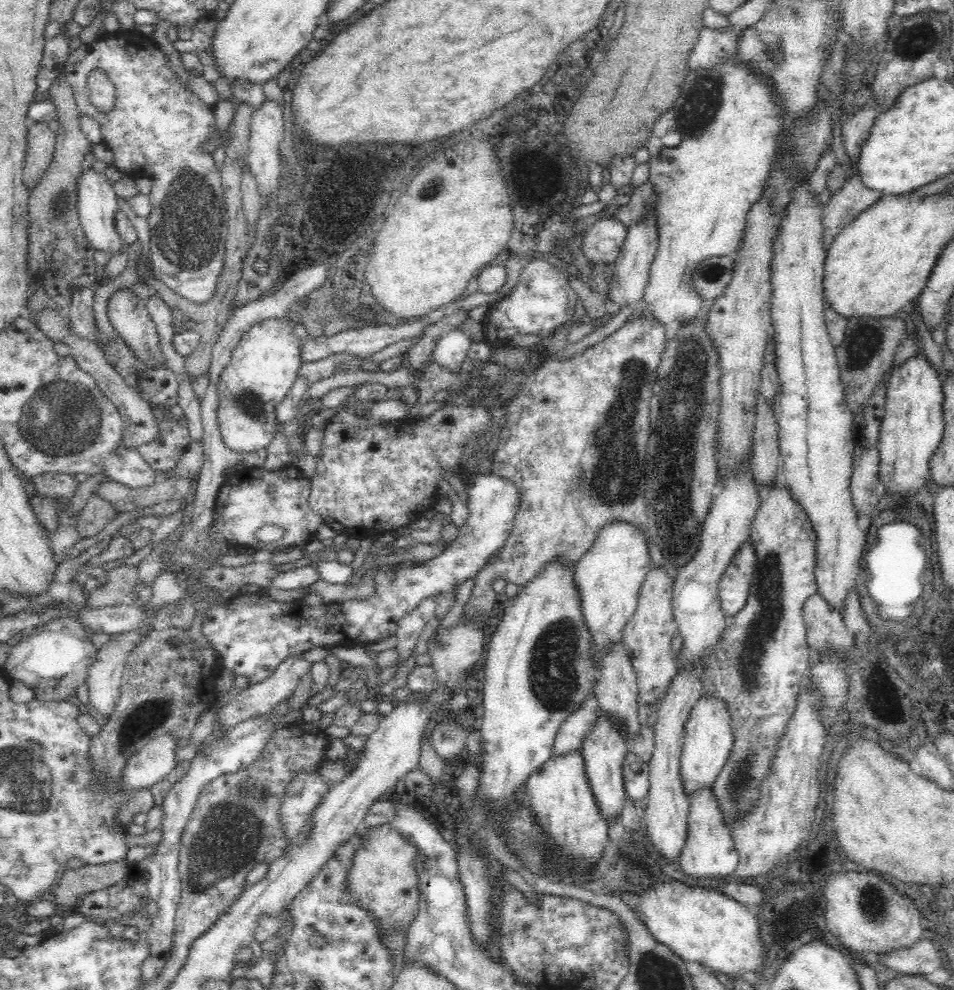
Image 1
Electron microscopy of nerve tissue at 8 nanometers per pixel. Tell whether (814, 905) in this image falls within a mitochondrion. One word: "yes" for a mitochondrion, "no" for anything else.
no

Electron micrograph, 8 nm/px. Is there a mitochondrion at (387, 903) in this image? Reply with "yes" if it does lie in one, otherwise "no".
no

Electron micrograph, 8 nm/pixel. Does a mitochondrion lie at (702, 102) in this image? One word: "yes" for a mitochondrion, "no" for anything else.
yes

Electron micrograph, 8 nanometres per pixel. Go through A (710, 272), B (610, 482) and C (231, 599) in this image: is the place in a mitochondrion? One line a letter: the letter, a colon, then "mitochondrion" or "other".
A: mitochondrion
B: mitochondrion
C: other

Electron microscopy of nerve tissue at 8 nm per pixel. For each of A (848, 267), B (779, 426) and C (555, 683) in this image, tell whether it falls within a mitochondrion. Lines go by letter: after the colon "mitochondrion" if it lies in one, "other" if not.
A: other
B: other
C: mitochondrion

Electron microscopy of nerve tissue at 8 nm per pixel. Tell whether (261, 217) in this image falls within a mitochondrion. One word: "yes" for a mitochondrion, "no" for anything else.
no

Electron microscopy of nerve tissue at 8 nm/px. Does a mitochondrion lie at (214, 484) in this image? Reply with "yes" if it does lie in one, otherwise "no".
no

